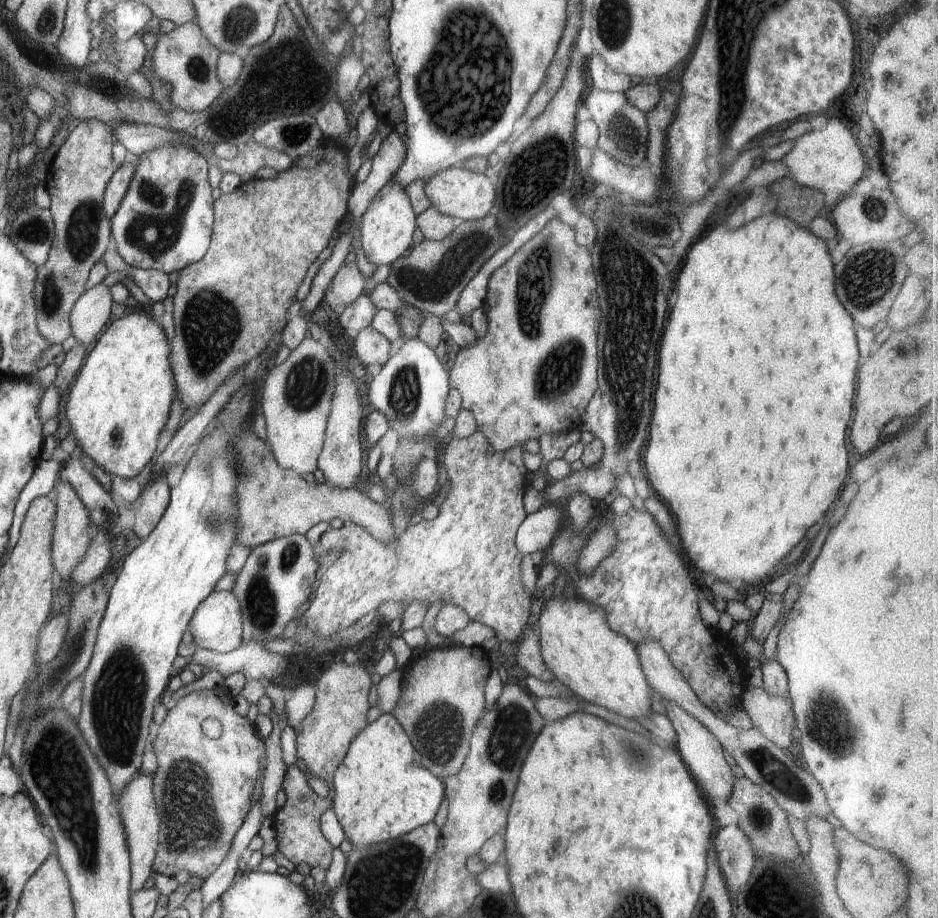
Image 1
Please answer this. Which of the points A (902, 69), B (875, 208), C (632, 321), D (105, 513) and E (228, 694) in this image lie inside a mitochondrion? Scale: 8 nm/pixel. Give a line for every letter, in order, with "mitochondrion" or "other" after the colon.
A: other
B: mitochondrion
C: mitochondrion
D: mitochondrion
E: other

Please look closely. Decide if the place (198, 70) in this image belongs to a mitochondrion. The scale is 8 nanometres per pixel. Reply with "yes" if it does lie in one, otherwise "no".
yes

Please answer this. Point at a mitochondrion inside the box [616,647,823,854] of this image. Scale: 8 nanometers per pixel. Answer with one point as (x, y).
(774, 771)

